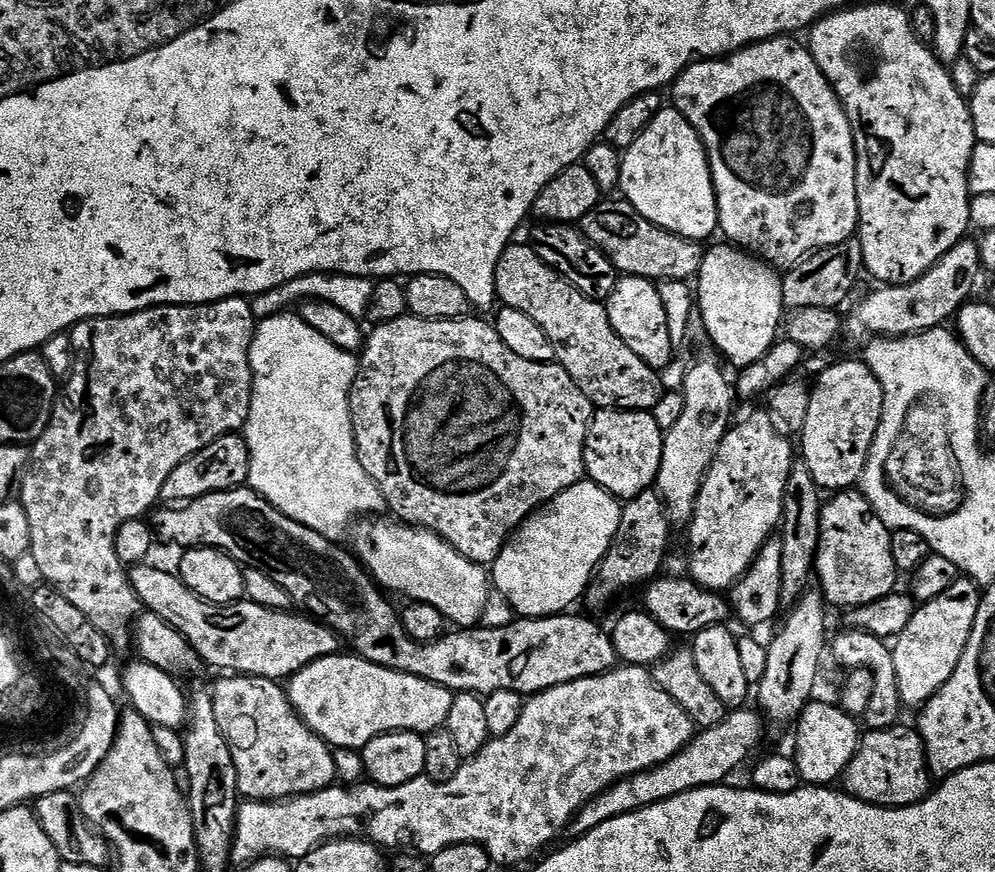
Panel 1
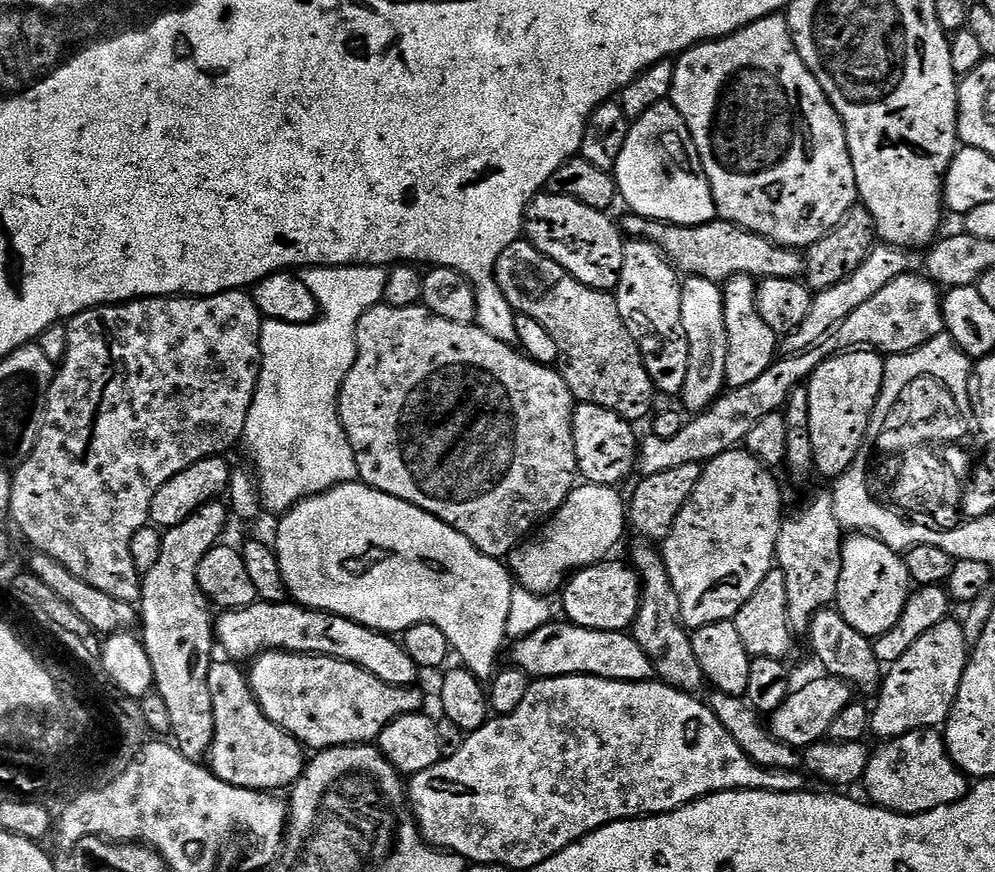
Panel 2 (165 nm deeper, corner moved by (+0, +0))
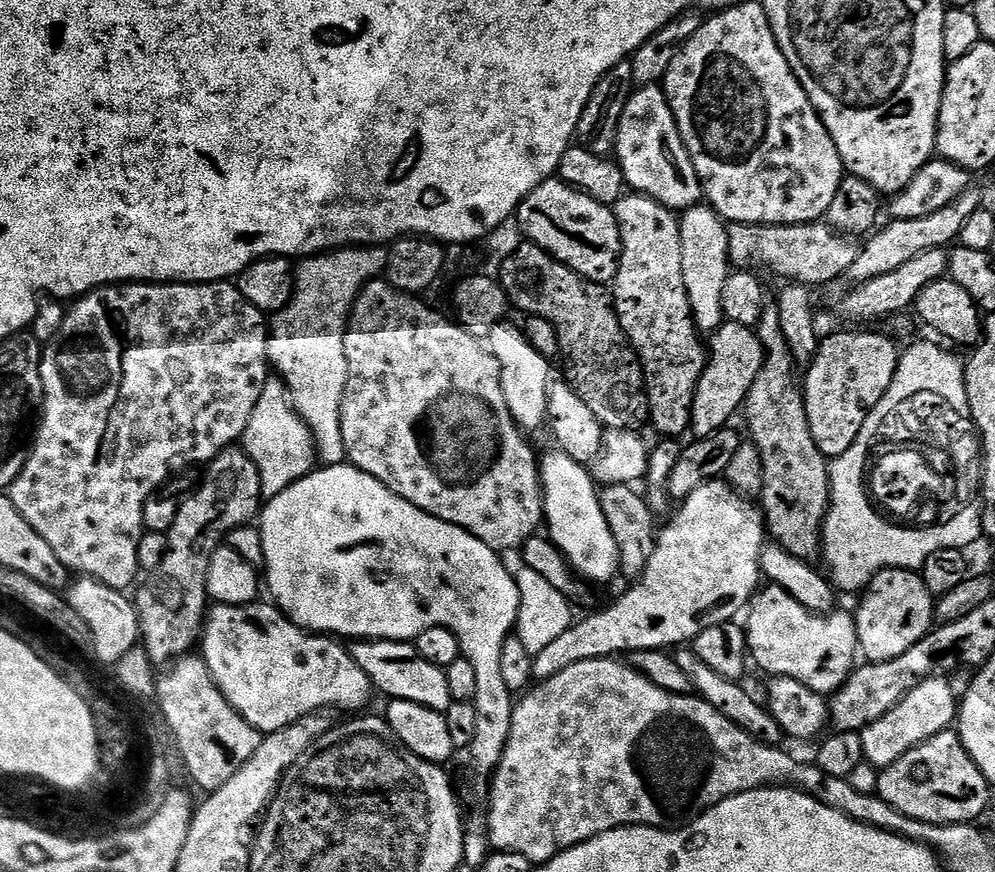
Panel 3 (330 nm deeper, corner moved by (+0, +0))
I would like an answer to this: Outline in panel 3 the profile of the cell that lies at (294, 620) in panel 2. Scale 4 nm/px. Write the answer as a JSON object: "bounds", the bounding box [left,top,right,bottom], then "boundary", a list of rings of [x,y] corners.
{"bounds":[350,640,452,713],"boundary":[[[356,640],[353,645],[350,651],[354,662],[362,666],[362,674],[370,678],[373,689],[377,693],[385,692],[388,700],[418,702],[422,706],[430,706],[430,710],[443,713],[452,704],[445,669],[434,666],[434,662],[426,662],[426,658],[418,654],[415,643],[403,640]]]}

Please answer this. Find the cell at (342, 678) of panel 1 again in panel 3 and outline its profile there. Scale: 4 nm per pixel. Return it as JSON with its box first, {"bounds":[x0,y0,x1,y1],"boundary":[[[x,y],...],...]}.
{"bounds":[202,604,374,734],"boundary":[[[216,604],[207,609],[202,655],[226,702],[261,734],[282,730],[312,712],[341,708],[356,714],[367,709],[374,689],[351,651],[327,635],[309,634],[268,604]]]}

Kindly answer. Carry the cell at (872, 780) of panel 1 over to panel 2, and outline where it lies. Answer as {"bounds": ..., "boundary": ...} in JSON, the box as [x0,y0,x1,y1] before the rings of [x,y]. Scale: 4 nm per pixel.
{"bounds":[862,728,970,816],"boundary":[[[921,728],[918,732],[902,734],[893,740],[883,741],[880,749],[873,751],[868,758],[868,765],[864,771],[862,788],[868,791],[867,799],[871,803],[888,808],[891,812],[900,812],[903,816],[916,816],[920,812],[929,812],[938,806],[947,806],[963,798],[969,790],[970,780],[948,753],[943,735],[935,728]]]}

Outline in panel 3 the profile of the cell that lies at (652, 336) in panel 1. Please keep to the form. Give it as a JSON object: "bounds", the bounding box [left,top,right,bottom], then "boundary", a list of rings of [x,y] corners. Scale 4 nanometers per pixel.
{"bounds":[614,194,706,438],"boundary":[[[625,194],[614,206],[616,221],[620,227],[620,265],[618,266],[618,274],[614,281],[614,307],[616,316],[620,320],[620,325],[624,328],[629,341],[636,350],[637,356],[644,370],[644,387],[648,389],[648,415],[650,417],[651,427],[656,427],[660,431],[659,435],[664,438],[680,438],[683,432],[689,431],[692,423],[692,403],[694,402],[694,394],[696,387],[700,381],[700,375],[704,372],[706,363],[706,348],[700,345],[702,339],[701,333],[696,327],[696,322],[692,318],[692,307],[688,301],[686,294],[686,282],[682,278],[682,242],[680,241],[680,221],[677,213],[671,208],[662,206],[654,198],[642,196],[639,194]]]}

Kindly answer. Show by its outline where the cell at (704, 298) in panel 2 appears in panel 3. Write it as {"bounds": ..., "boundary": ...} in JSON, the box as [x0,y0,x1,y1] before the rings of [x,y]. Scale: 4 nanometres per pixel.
{"bounds":[679,203,730,334],"boundary":[[[707,203],[689,208],[679,217],[682,242],[682,278],[692,307],[692,318],[701,333],[712,334],[725,323],[722,310],[722,286],[730,271],[728,232],[725,221]]]}

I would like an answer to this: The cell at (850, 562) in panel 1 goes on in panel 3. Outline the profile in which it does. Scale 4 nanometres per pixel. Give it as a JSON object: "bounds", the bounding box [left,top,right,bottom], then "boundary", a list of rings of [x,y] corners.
{"bounds":[854,568,934,662],"boundary":[[[884,568],[864,588],[860,609],[854,612],[856,643],[865,661],[890,662],[927,636],[934,627],[934,598],[926,590],[923,575],[906,568]]]}

